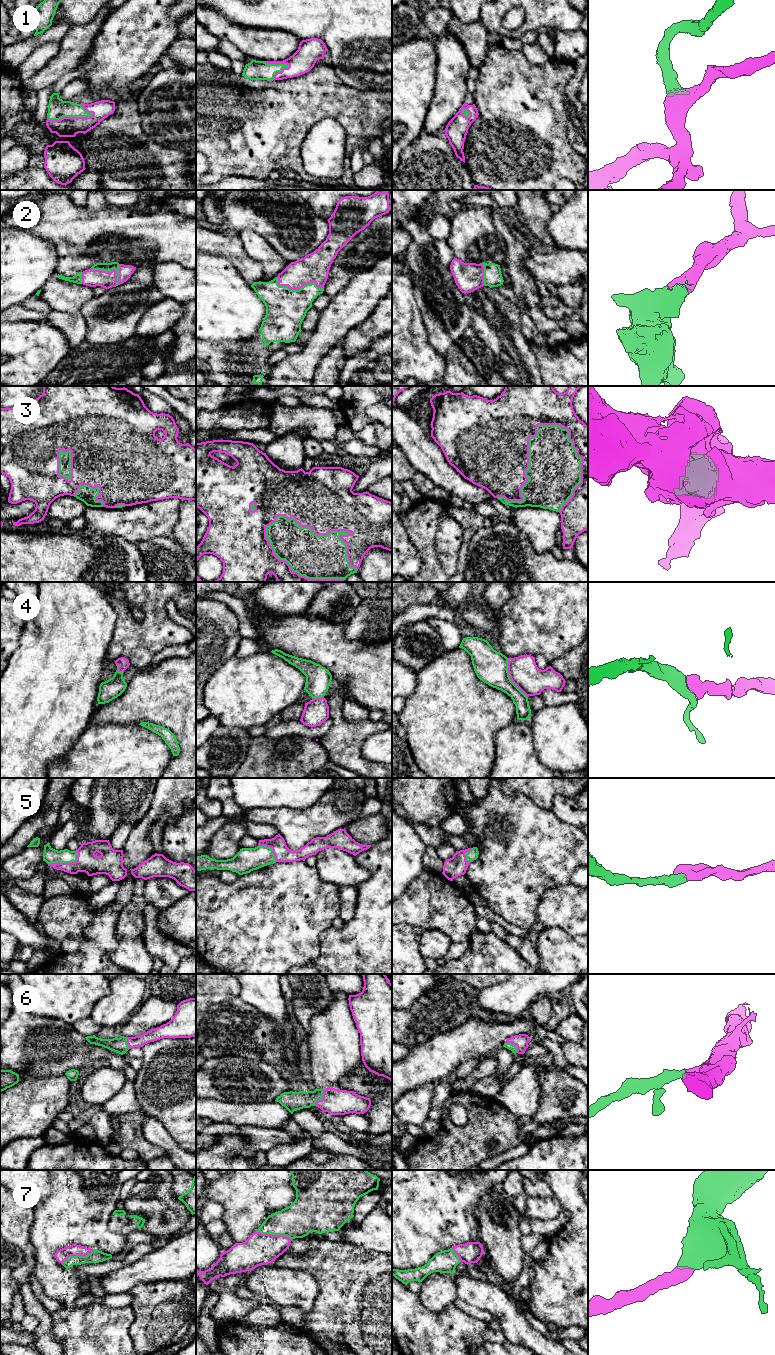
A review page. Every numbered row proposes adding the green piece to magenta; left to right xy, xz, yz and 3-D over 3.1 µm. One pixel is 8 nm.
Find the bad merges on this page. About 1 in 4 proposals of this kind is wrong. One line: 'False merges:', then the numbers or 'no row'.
False merges: no row

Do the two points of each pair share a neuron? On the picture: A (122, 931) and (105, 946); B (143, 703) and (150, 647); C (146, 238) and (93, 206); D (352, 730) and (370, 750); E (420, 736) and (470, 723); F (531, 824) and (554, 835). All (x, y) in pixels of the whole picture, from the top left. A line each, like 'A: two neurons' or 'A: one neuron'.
A: two neurons
B: two neurons
C: two neurons
D: two neurons
E: one neuron
F: one neuron

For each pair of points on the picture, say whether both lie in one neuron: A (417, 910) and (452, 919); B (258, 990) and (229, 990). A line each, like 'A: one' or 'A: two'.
A: one
B: two

